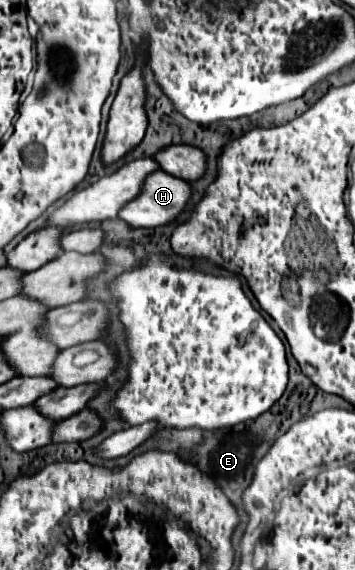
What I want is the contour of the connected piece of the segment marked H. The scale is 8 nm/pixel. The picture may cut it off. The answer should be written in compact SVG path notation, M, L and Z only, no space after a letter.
M154 170L146 176L146 180L142 184L142 192L118 210L118 218L124 220L126 224L130 224L132 228L156 228L156 226L162 226L162 224L174 220L186 206L188 198L190 198L190 186L186 180L170 176L162 170Z

